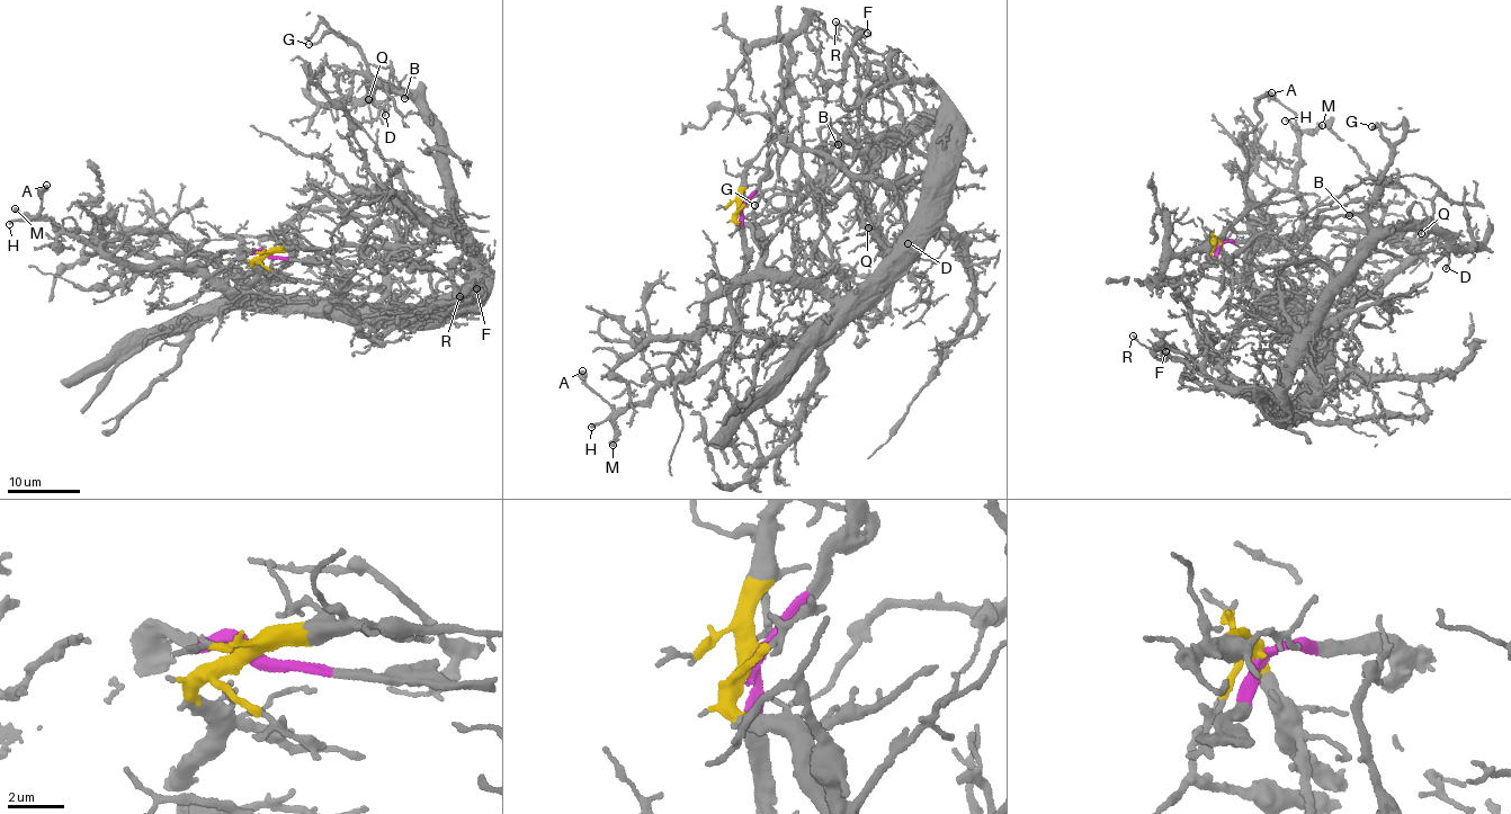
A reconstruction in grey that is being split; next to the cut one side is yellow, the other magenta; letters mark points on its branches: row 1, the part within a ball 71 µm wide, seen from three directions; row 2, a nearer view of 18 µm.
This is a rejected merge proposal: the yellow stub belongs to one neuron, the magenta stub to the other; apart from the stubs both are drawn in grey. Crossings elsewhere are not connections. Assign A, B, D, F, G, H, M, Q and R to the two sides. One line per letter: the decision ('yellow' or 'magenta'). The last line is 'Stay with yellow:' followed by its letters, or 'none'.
A: magenta
B: yellow
D: yellow
F: yellow
G: yellow
H: magenta
M: magenta
Q: yellow
R: yellow
Stay with yellow: B, D, F, G, Q, R

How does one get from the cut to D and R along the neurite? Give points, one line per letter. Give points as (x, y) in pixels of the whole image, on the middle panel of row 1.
D: (741, 207), (766, 268), (857, 291), (937, 176), (933, 119), (886, 137), (867, 166), (876, 227), (908, 243)
R: (741, 207), (766, 268), (842, 296), (918, 207), (938, 87), (834, 21)

